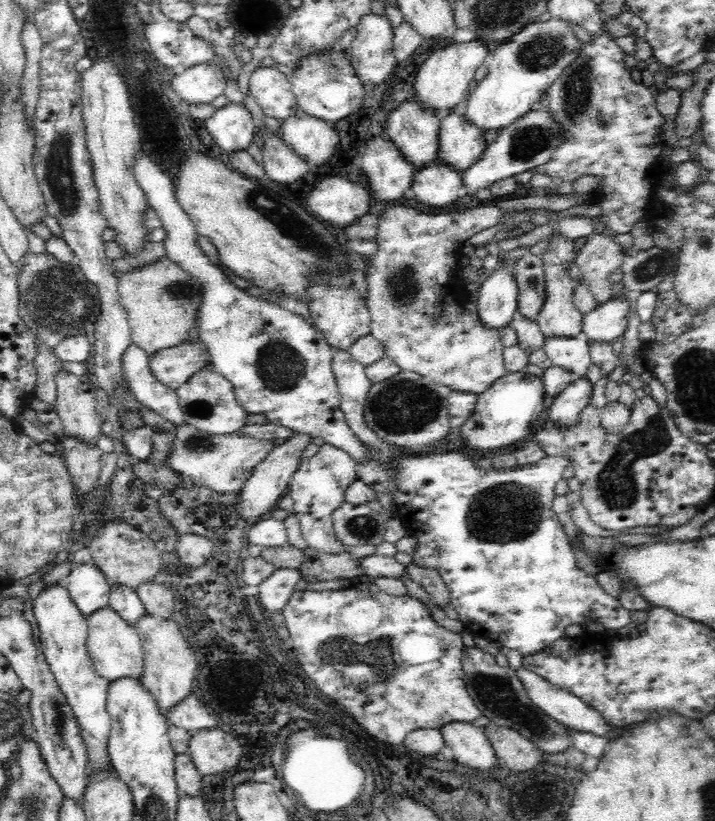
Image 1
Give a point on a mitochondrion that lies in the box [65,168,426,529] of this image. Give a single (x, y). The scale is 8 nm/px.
(289, 224)

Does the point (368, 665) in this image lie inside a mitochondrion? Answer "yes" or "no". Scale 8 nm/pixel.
yes

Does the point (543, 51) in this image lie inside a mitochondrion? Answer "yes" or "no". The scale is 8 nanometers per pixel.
yes

